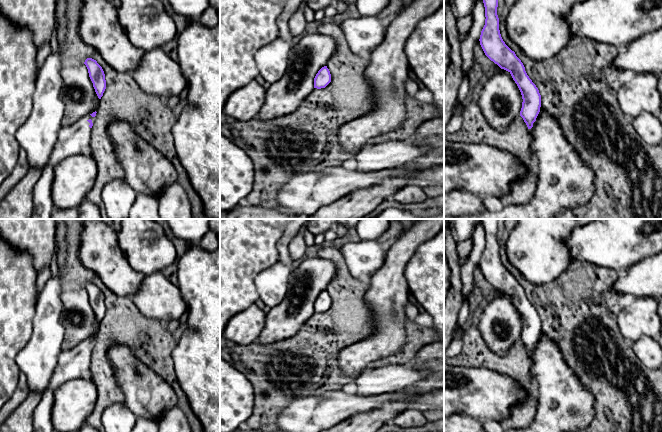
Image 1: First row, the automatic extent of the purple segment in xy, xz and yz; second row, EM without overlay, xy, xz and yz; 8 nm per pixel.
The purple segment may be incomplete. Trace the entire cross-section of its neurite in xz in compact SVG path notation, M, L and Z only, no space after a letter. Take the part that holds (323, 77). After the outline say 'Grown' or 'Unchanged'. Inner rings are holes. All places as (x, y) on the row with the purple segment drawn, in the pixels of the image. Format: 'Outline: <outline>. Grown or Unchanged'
Outline: M327 66L322 67L314 78L314 88L325 88L331 82L331 74Z. Unchanged

